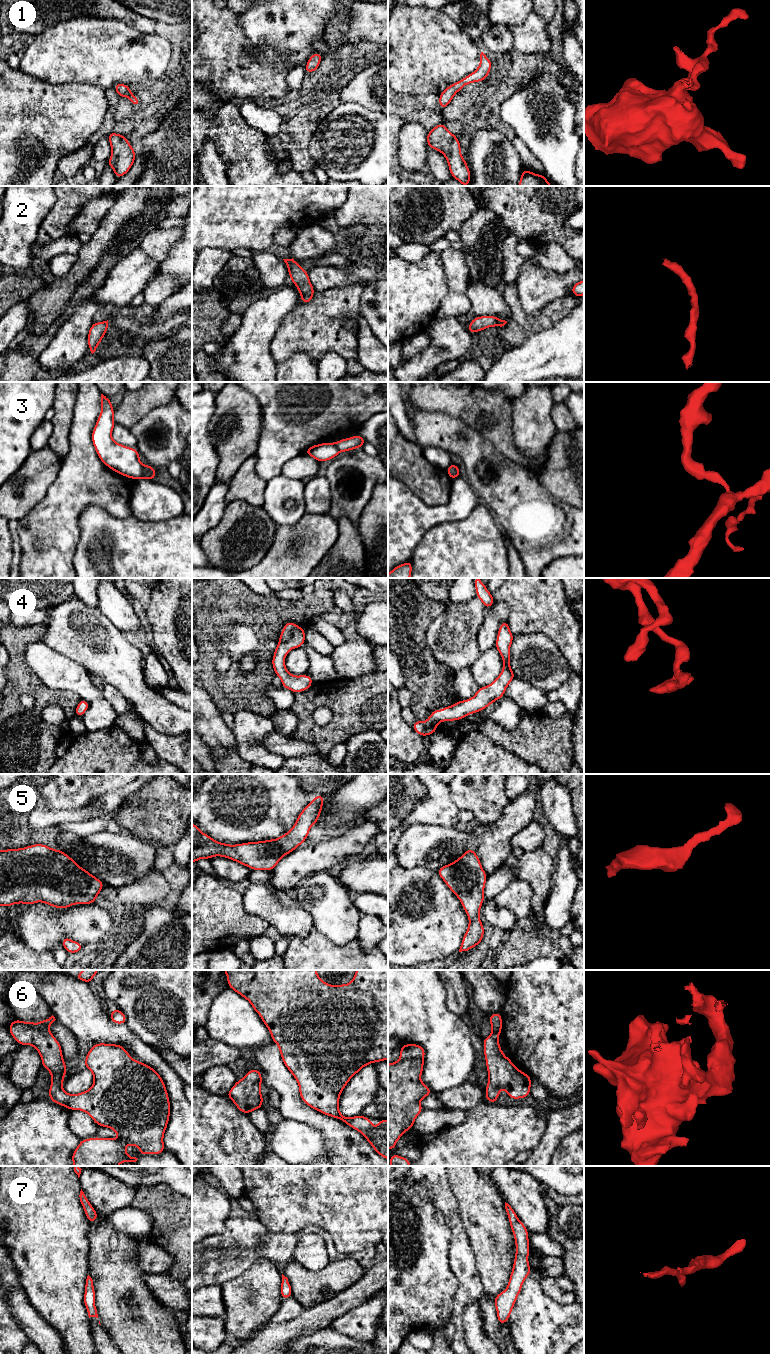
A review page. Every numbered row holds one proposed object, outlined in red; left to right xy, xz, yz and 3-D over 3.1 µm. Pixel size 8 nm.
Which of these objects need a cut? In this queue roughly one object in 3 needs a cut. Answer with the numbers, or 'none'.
3

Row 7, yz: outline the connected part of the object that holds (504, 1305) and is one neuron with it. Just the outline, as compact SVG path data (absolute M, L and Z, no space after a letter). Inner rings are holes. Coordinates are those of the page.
M506 1202L505 1209L515 1239L516 1254L507 1289L494 1297L497 1318L500 1326L508 1322L517 1297L521 1292L522 1285L526 1277L531 1273L528 1262L530 1246L528 1230L518 1219L513 1208Z

